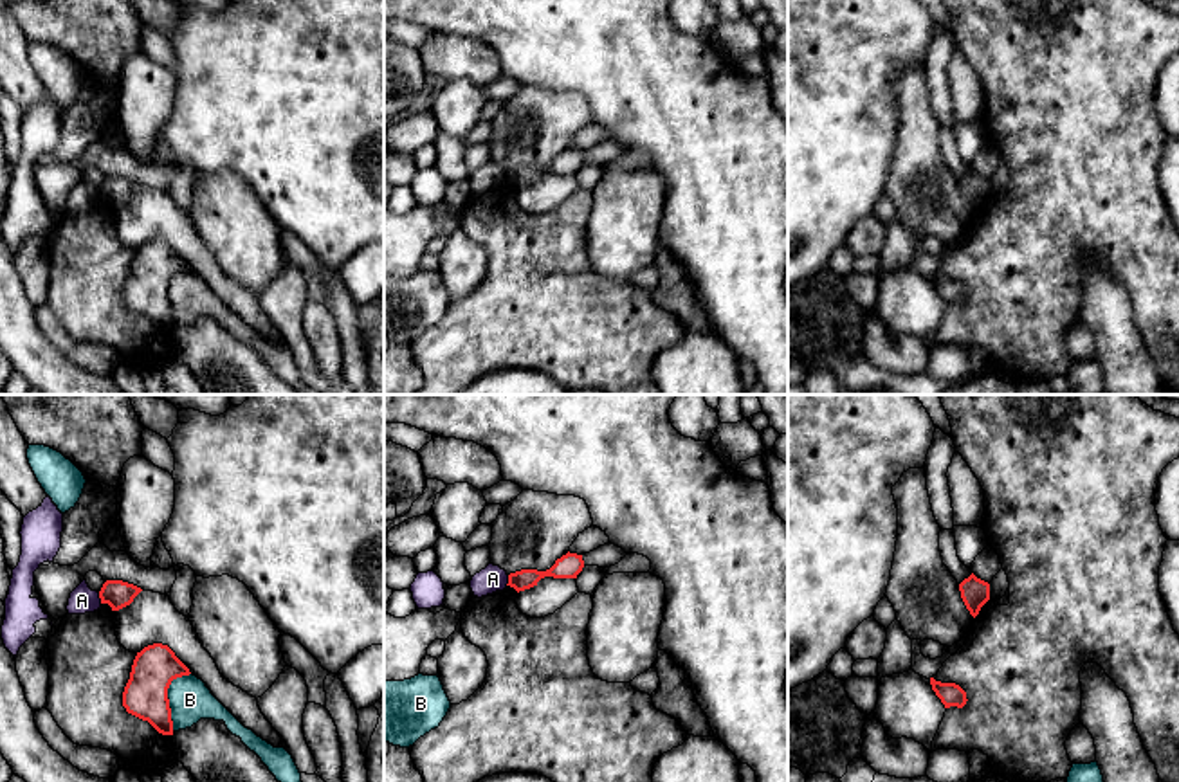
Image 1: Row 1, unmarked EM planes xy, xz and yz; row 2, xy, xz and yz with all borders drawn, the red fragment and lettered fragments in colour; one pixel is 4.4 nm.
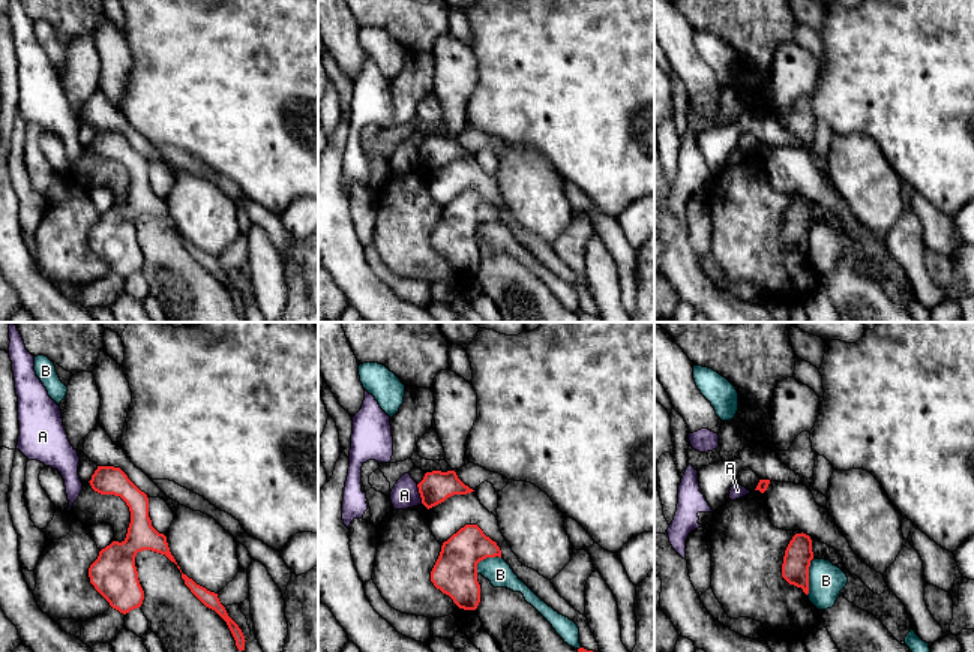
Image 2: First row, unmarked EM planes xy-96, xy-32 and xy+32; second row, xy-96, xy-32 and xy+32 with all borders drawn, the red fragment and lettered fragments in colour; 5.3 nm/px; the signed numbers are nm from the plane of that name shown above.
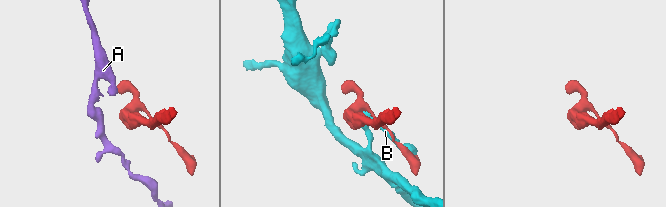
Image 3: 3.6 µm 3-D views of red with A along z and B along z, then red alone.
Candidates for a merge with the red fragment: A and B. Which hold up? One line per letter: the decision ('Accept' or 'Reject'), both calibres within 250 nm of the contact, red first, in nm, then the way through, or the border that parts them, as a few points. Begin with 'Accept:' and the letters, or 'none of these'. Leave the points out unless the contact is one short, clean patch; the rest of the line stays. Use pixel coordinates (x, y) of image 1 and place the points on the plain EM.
Accept: none of these
A: Reject. Thickness 120 nm (red) against 120 nm. Boundary: xy (98, 190), (101, 199)
B: Reject. Thickness 200 nm (red) against 190 nm

